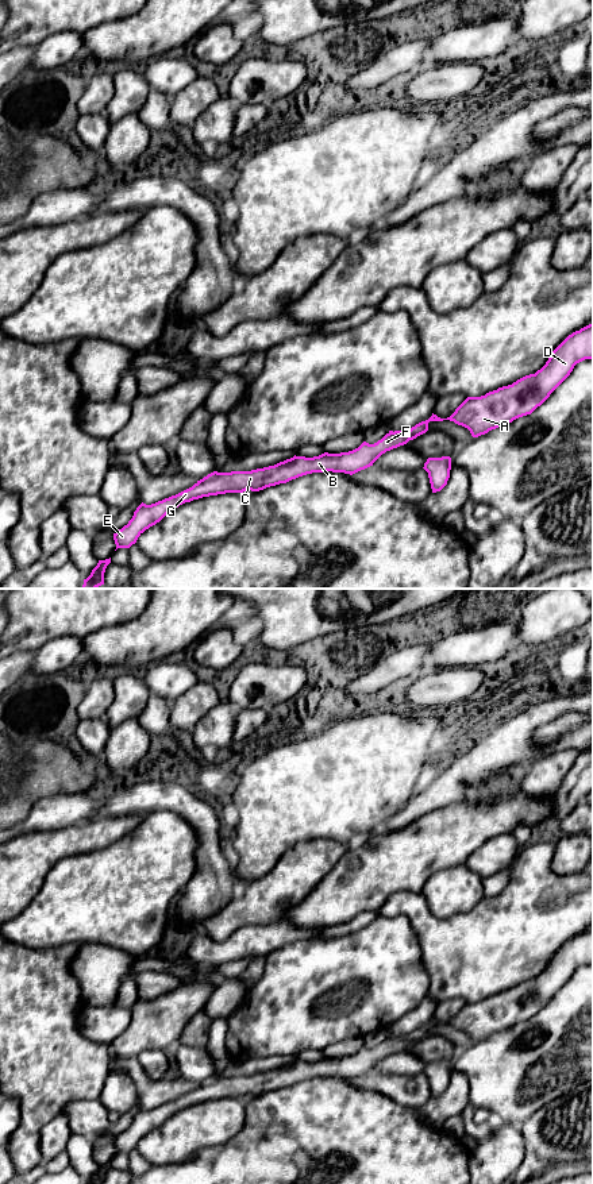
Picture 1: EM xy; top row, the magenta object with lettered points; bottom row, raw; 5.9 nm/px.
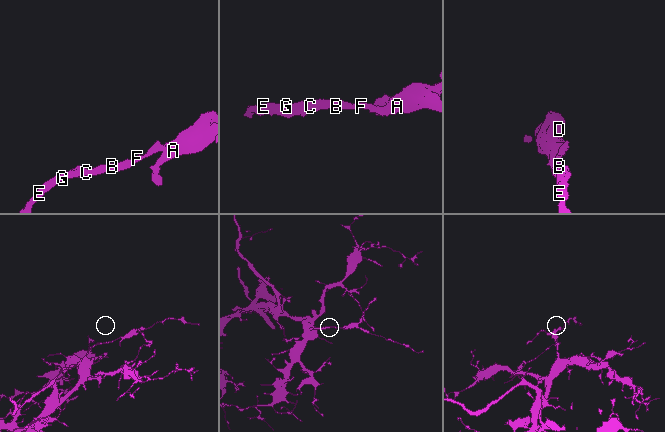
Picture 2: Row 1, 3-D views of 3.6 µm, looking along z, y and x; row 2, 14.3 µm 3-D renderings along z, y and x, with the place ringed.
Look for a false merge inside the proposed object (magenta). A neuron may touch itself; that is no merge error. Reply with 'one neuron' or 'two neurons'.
one neuron

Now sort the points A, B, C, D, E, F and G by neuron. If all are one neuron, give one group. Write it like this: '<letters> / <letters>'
A B C D E F G

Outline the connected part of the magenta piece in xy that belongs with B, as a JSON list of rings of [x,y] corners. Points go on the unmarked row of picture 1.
[[[593,927],[569,940],[535,979],[525,980],[512,990],[498,992],[485,1000],[467,1002],[447,1023],[432,1018],[428,1025],[408,1035],[389,1035],[377,1048],[363,1046],[349,1057],[324,1057],[313,1062],[294,1060],[274,1071],[251,1076],[213,1076],[176,1100],[151,1110],[142,1107],[128,1129],[113,1138],[116,1154],[130,1153],[146,1134],[159,1127],[180,1110],[193,1104],[246,1095],[259,1096],[312,1077],[332,1076],[353,1080],[373,1071],[386,1056],[426,1038],[430,1026],[450,1025],[467,1033],[473,1042],[485,1040],[519,1022],[531,1019],[570,980],[574,971],[585,964],[593,964]]]

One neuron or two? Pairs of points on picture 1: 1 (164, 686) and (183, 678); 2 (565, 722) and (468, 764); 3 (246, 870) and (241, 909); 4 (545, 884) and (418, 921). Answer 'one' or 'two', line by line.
1: one
2: two
3: two
4: one

